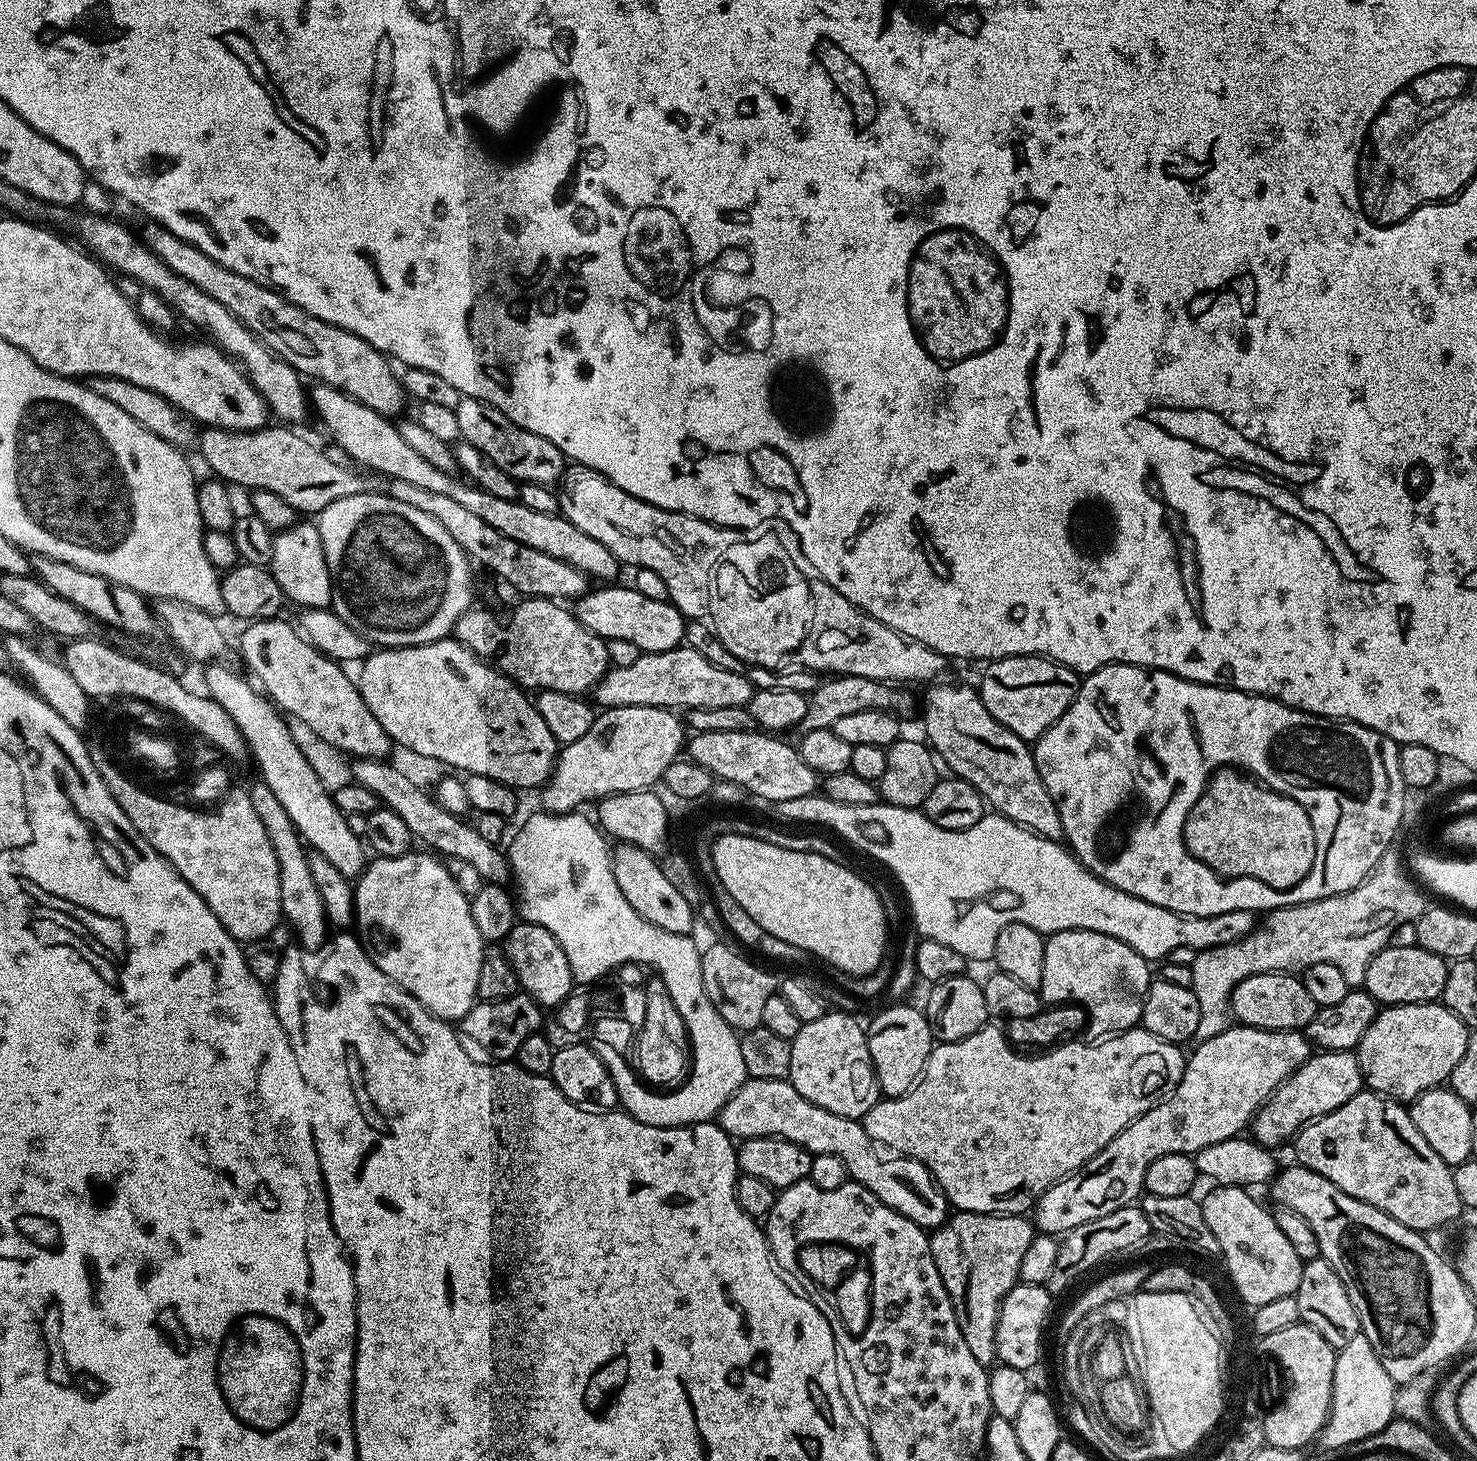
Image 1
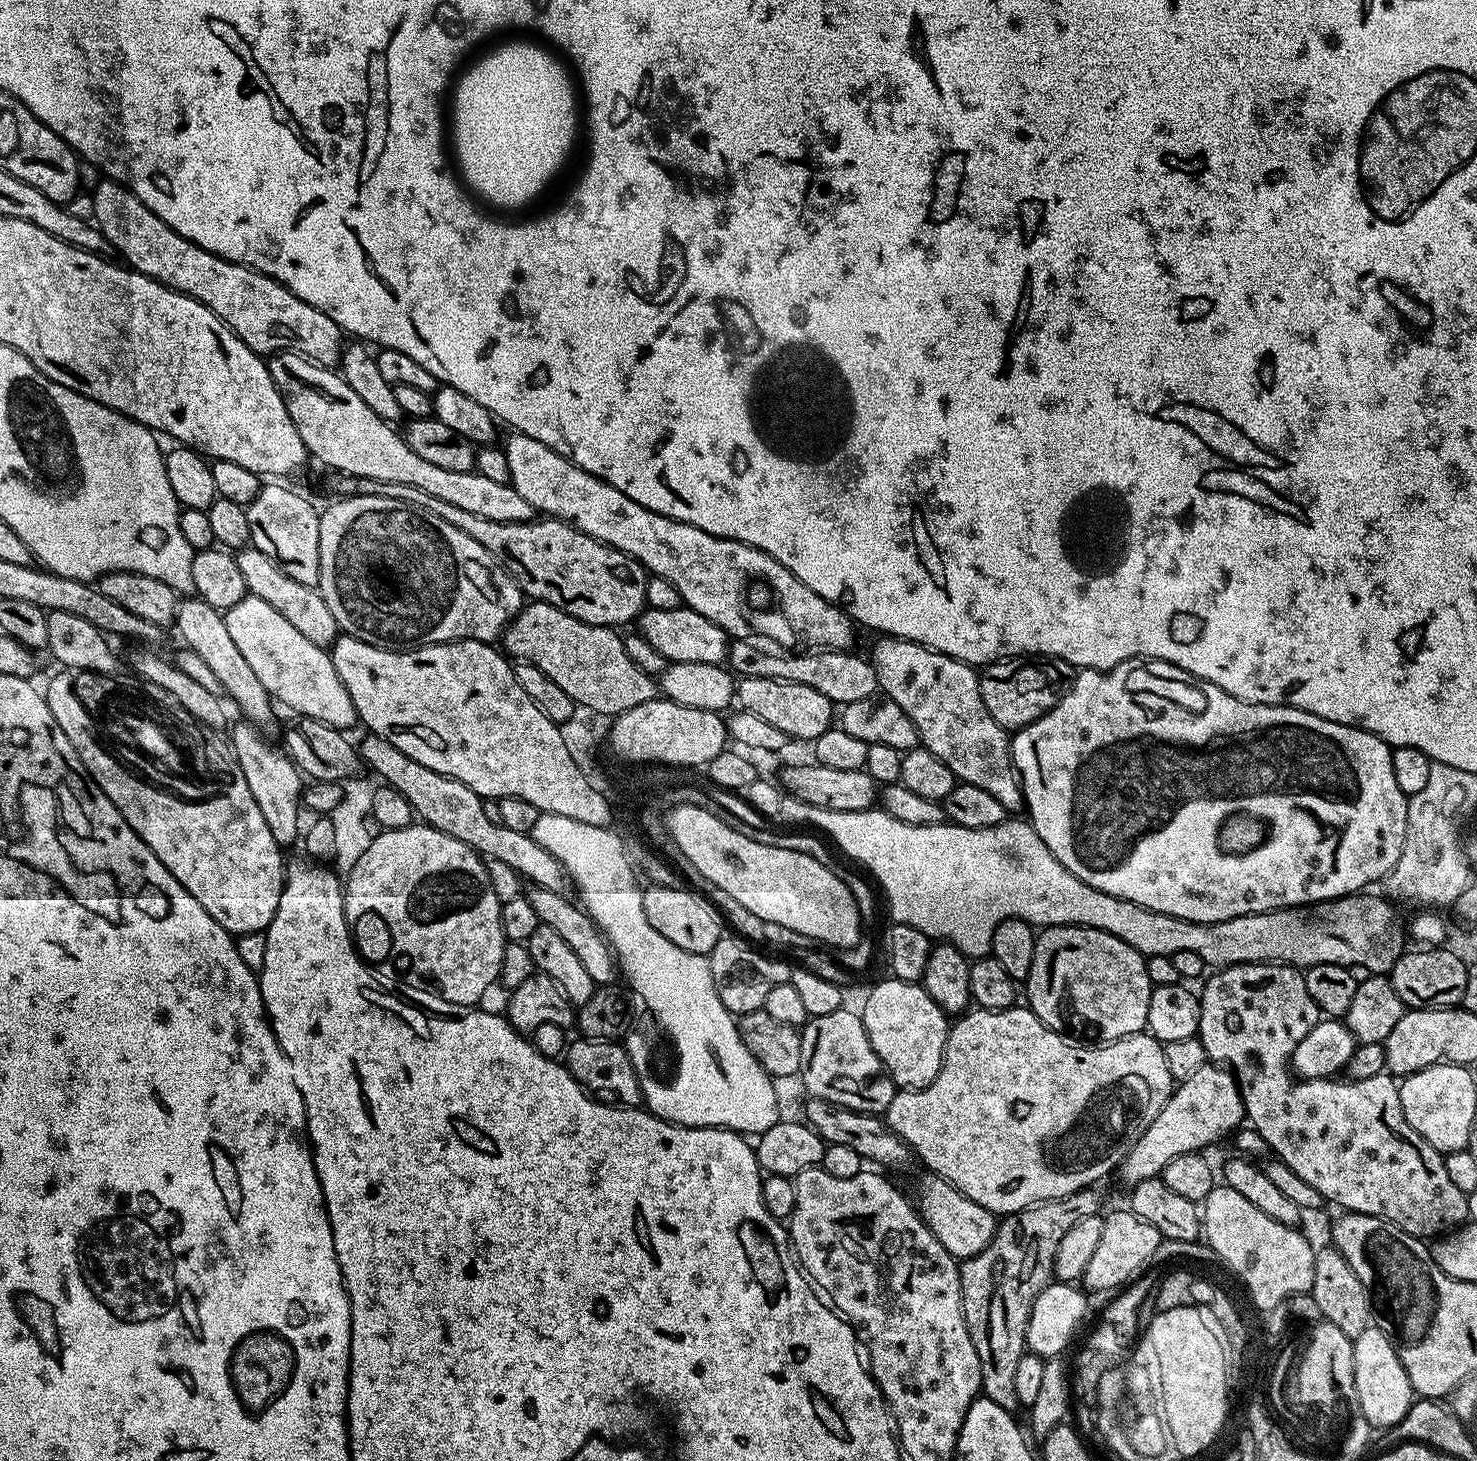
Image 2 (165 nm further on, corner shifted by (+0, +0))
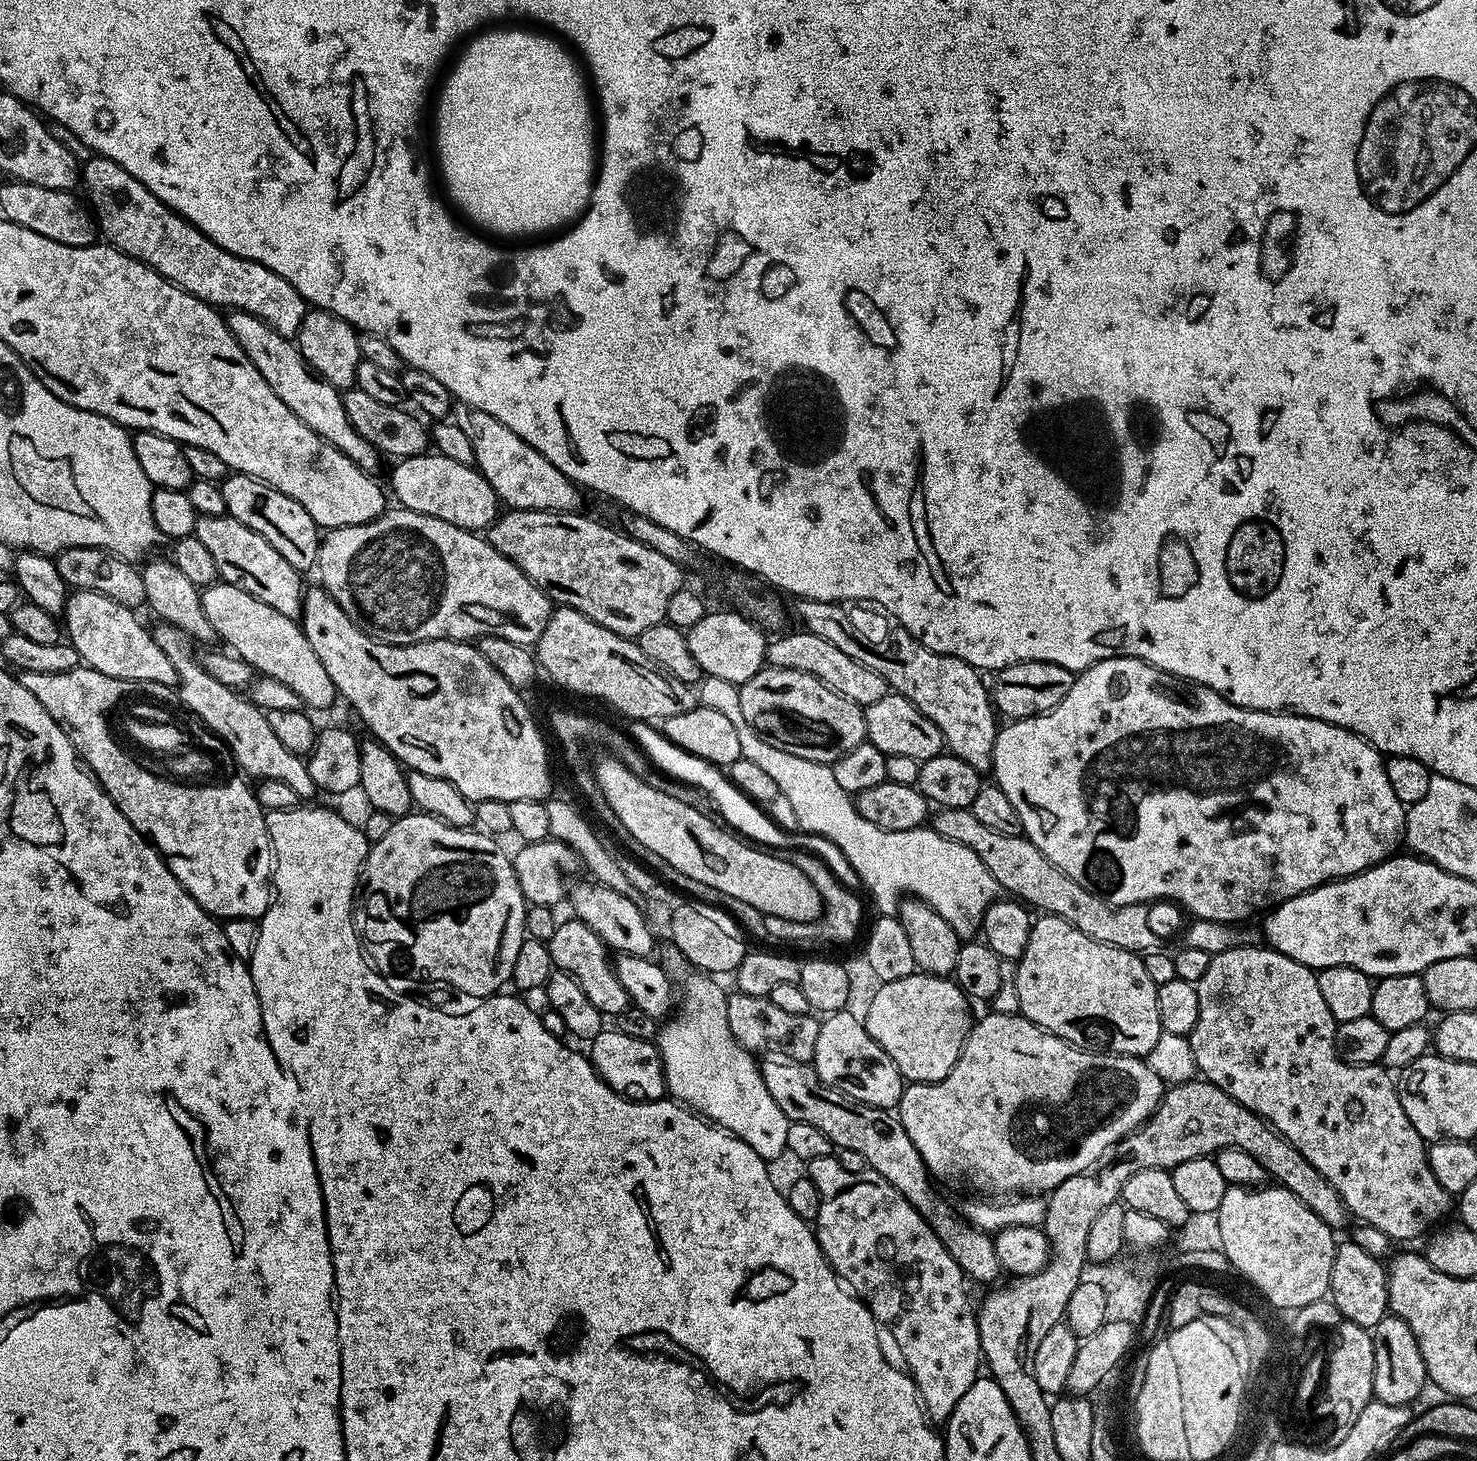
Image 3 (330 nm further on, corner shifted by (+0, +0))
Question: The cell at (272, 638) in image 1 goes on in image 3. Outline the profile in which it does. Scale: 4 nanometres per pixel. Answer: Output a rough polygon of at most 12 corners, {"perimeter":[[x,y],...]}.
{"perimeter":[[233,584],[203,589],[217,637],[309,709],[338,693],[297,621]]}

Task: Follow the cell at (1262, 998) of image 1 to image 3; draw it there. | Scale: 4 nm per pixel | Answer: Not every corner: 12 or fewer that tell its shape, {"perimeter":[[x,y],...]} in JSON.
{"perimeter":[[1271,946],[1195,983],[1197,1073],[1392,1242],[1454,1200],[1393,1073]]}

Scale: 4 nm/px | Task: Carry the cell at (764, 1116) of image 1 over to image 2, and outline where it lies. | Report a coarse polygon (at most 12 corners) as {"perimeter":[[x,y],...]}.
{"perimeter":[[921,1171],[914,1207],[958,1262],[982,1254],[997,1213],[937,1172]]}

